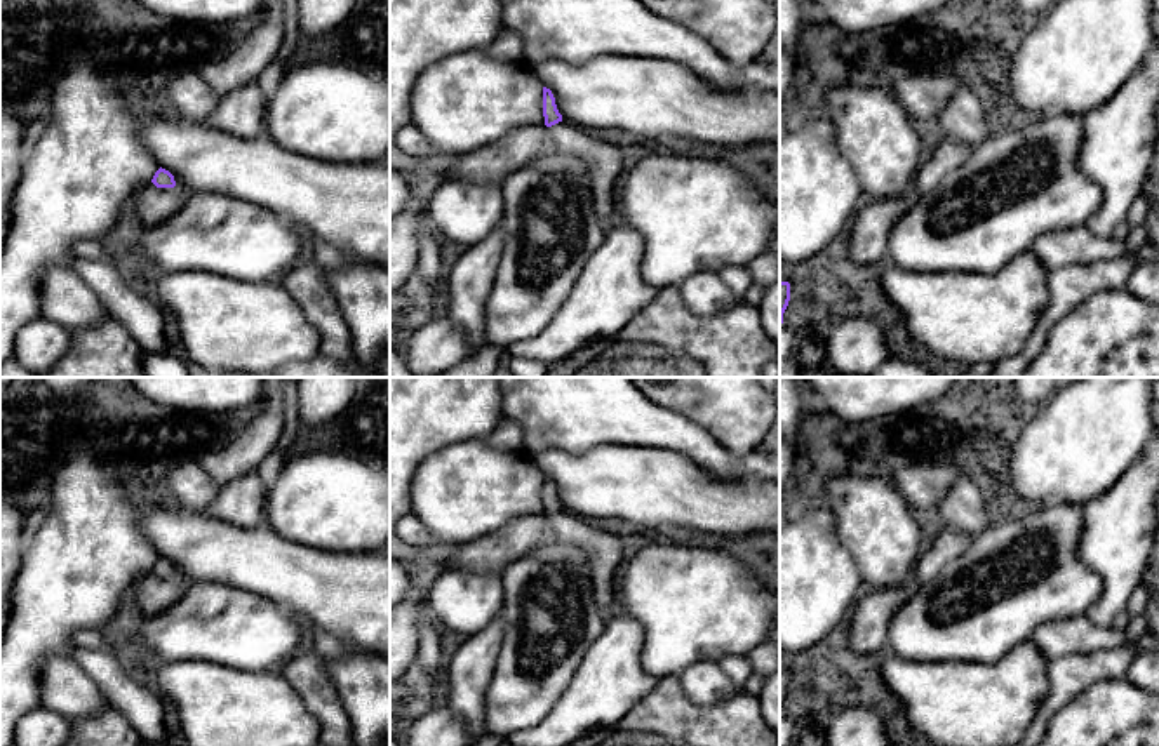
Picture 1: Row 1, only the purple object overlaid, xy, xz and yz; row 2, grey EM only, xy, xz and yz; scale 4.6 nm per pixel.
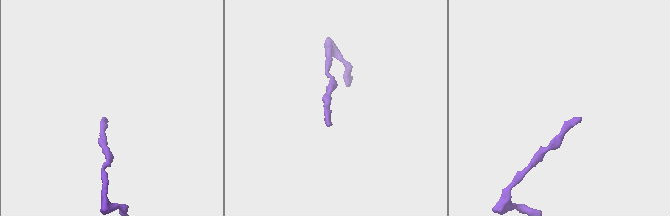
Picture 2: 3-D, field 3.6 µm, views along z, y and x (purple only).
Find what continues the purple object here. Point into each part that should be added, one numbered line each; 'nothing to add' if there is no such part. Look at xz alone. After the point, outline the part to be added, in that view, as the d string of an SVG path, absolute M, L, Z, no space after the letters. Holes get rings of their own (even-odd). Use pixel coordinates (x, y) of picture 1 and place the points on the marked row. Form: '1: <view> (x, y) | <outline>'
1: xz (604, 160) | M573 123L548 127L548 148L573 155L588 167L595 214L604 228L616 223L616 193L625 174L625 160L616 143L599 141Z

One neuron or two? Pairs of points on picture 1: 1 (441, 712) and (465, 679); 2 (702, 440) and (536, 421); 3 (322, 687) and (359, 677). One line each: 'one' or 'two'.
1: two
2: one
3: two

